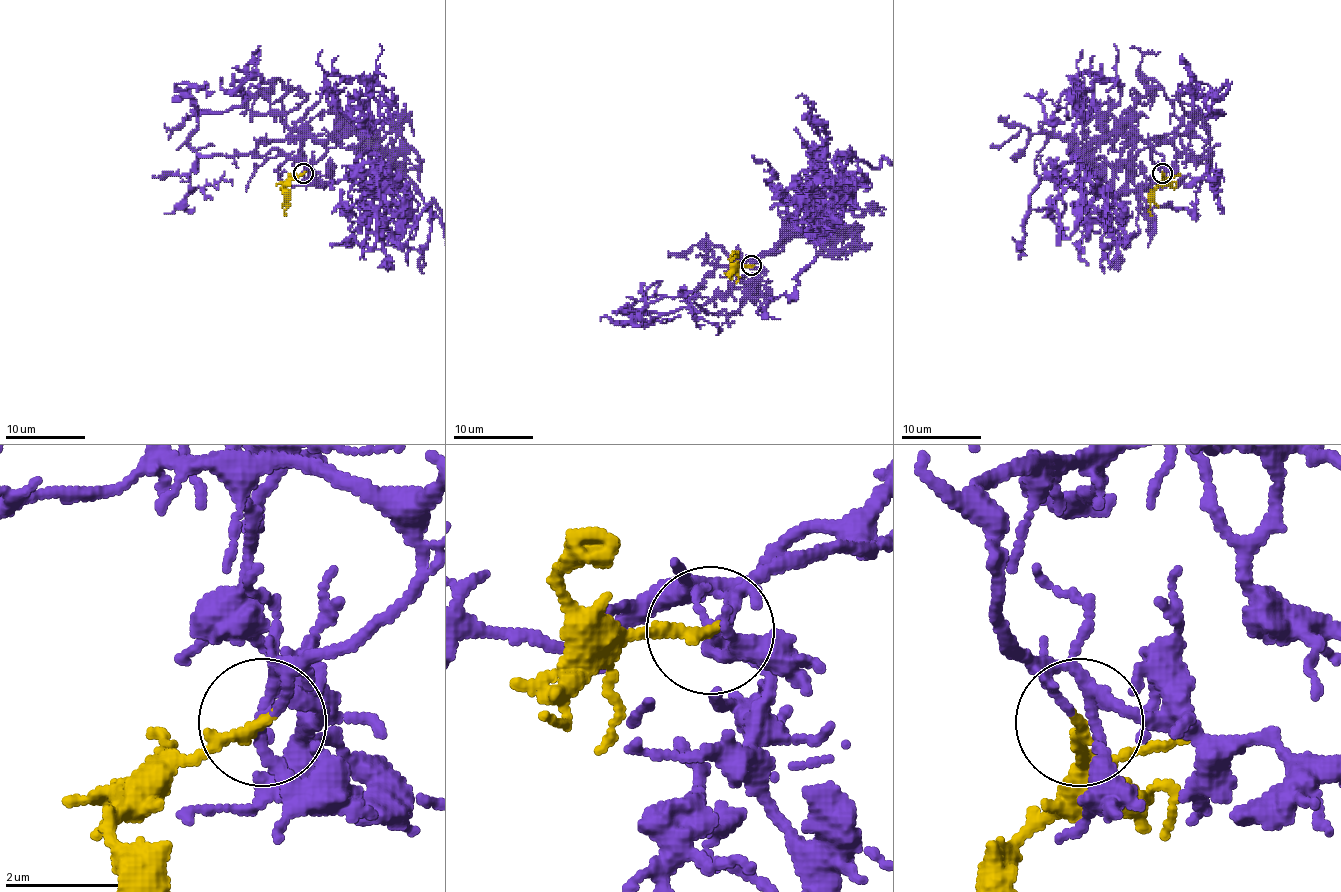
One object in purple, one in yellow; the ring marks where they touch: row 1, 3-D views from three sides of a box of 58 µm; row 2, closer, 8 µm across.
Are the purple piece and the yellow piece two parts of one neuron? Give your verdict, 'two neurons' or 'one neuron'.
one neuron

